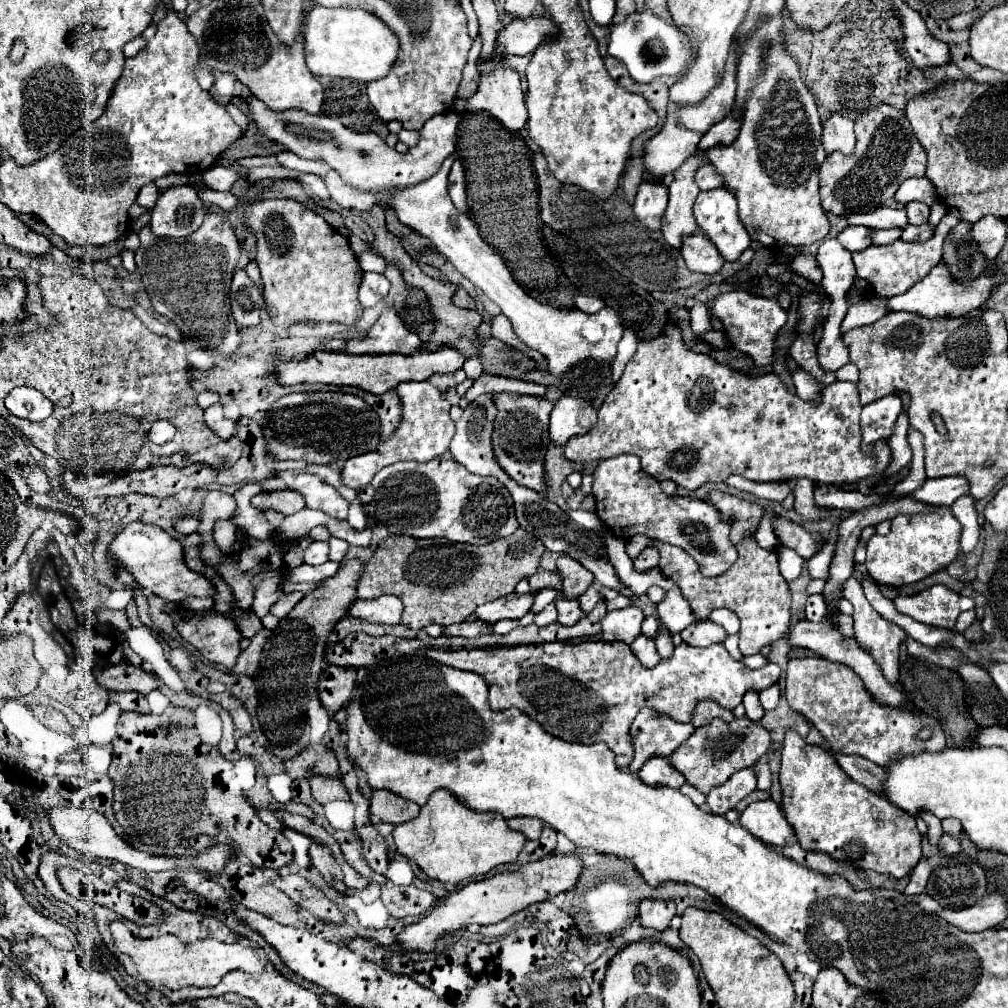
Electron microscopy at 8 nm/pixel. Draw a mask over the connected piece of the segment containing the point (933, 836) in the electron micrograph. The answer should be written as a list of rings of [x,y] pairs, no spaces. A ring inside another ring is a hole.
[[[924,813],[924,817],[922,817],[922,819],[924,819],[924,821],[926,821],[926,825],[928,825],[928,841],[930,841],[932,845],[938,845],[940,837],[944,835],[940,819],[938,819],[938,817],[934,817],[934,815],[928,815],[928,813]]]

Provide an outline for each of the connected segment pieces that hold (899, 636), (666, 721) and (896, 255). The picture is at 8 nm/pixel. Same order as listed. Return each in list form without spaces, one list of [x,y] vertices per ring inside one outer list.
[[[850,577],[850,579],[844,583],[844,597],[853,605],[852,617],[854,620],[853,627],[856,641],[862,649],[868,651],[868,653],[874,657],[886,679],[892,684],[898,683],[900,678],[900,643],[908,637],[908,633],[906,633],[902,627],[898,627],[896,623],[886,621],[884,617],[880,617],[880,615],[872,609],[872,605],[868,603],[868,599],[866,599],[864,593],[862,593],[862,585],[860,585],[858,579]]]
[[[642,709],[632,727],[634,757],[628,765],[630,773],[638,773],[650,757],[668,757],[676,745],[682,745],[694,731],[692,723],[678,723],[670,717],[656,717],[650,709]]]
[[[948,209],[948,215],[936,227],[934,237],[926,243],[894,241],[890,245],[872,245],[864,251],[854,251],[852,255],[854,255],[854,265],[856,265],[858,277],[866,279],[874,287],[876,295],[880,295],[880,297],[892,297],[892,295],[900,295],[900,293],[908,291],[916,281],[920,281],[922,277],[928,275],[928,269],[932,269],[932,265],[936,265],[936,261],[942,259],[942,245],[944,245],[946,233],[952,229],[952,225],[956,225],[956,221],[960,221],[960,215],[954,209]]]

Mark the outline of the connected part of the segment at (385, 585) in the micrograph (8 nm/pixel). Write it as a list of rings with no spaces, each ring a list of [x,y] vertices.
[[[516,529],[516,533],[512,533],[510,537],[504,537],[504,539],[492,541],[492,543],[488,543],[488,545],[480,545],[480,547],[476,547],[476,545],[464,545],[464,543],[450,543],[450,541],[446,541],[446,539],[420,539],[420,541],[416,541],[414,537],[400,537],[400,535],[394,537],[394,535],[390,535],[390,537],[386,537],[384,541],[380,541],[380,543],[376,545],[376,551],[374,551],[372,559],[364,565],[364,573],[362,573],[362,577],[358,579],[358,585],[356,585],[356,593],[358,593],[360,599],[374,599],[374,597],[380,597],[380,595],[396,595],[396,597],[400,597],[402,603],[404,603],[402,623],[404,623],[406,627],[410,627],[410,629],[418,629],[418,631],[420,631],[420,629],[424,629],[424,627],[430,625],[430,623],[438,623],[438,625],[462,623],[462,621],[466,621],[468,615],[474,613],[474,609],[476,609],[478,605],[488,603],[488,601],[494,601],[494,599],[500,599],[500,597],[512,593],[514,587],[516,587],[516,583],[518,583],[520,579],[528,579],[530,575],[534,575],[534,573],[538,571],[538,567],[540,567],[540,557],[542,557],[544,551],[546,551],[546,547],[544,547],[532,533],[528,533],[528,531],[524,531],[524,529]]]

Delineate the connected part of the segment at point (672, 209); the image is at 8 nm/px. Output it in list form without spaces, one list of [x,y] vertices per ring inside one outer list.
[[[696,153],[674,171],[674,181],[670,183],[670,201],[662,219],[662,235],[674,249],[682,247],[682,239],[694,235],[698,225],[692,217],[692,205],[700,193],[694,183],[694,173],[702,161],[708,161],[704,153]]]

